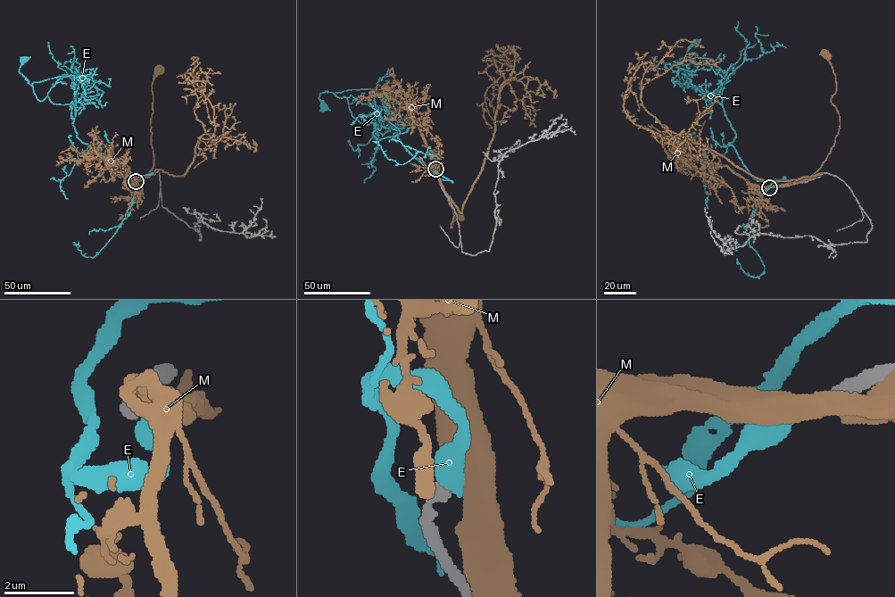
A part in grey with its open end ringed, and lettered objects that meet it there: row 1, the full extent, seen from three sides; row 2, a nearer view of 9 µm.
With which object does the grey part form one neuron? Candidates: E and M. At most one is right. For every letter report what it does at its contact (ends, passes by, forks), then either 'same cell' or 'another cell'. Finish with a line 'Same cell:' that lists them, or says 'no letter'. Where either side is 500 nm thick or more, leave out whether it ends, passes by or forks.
E: same cell
M: another cell
Same cell: E

